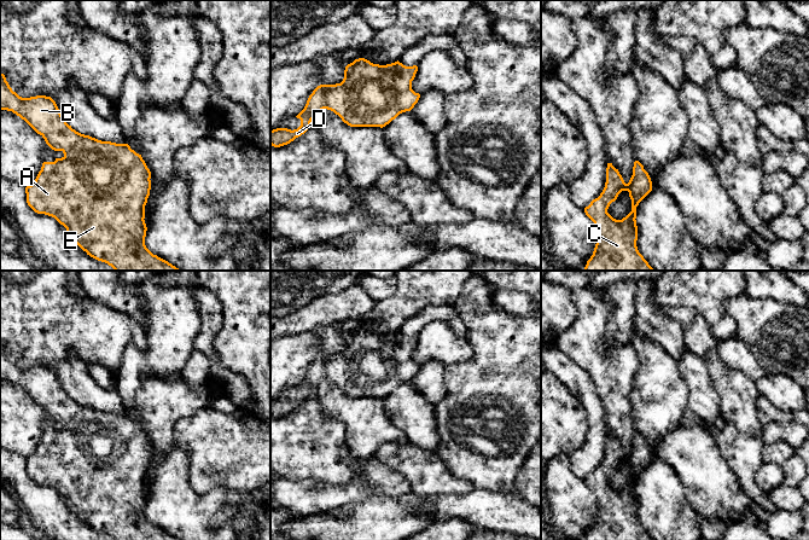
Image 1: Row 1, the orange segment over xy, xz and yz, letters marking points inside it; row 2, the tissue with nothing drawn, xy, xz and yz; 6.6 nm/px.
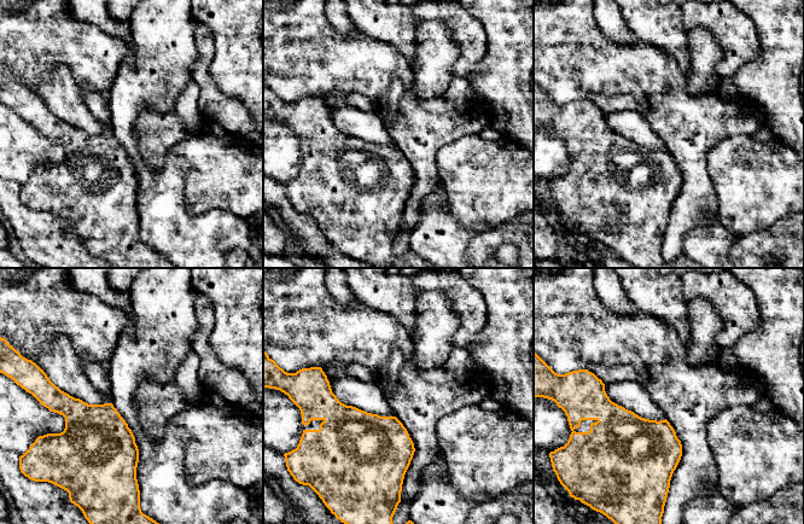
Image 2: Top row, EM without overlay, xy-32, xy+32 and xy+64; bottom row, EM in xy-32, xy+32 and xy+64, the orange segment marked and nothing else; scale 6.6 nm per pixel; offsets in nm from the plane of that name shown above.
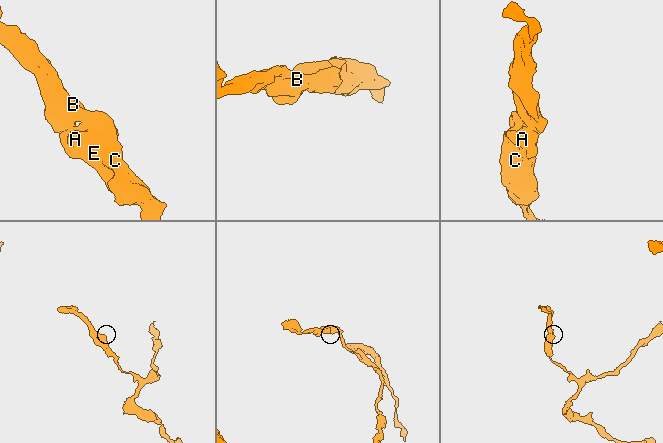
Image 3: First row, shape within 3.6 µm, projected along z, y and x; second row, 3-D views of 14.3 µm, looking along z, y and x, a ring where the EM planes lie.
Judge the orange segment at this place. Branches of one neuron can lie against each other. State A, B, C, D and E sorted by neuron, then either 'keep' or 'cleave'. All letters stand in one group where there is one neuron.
groups A B C D E; keep

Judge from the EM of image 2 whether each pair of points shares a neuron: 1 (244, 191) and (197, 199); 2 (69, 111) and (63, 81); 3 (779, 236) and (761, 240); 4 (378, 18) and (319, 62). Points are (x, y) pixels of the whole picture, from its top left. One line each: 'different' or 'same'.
1: same
2: same
3: same
4: different

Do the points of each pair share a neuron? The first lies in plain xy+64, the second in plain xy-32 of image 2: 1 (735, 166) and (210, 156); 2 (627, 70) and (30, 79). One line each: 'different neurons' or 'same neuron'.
1: same neuron
2: same neuron

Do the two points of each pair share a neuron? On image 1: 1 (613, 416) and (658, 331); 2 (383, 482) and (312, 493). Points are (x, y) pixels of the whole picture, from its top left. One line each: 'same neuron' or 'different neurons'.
1: different neurons
2: same neuron

